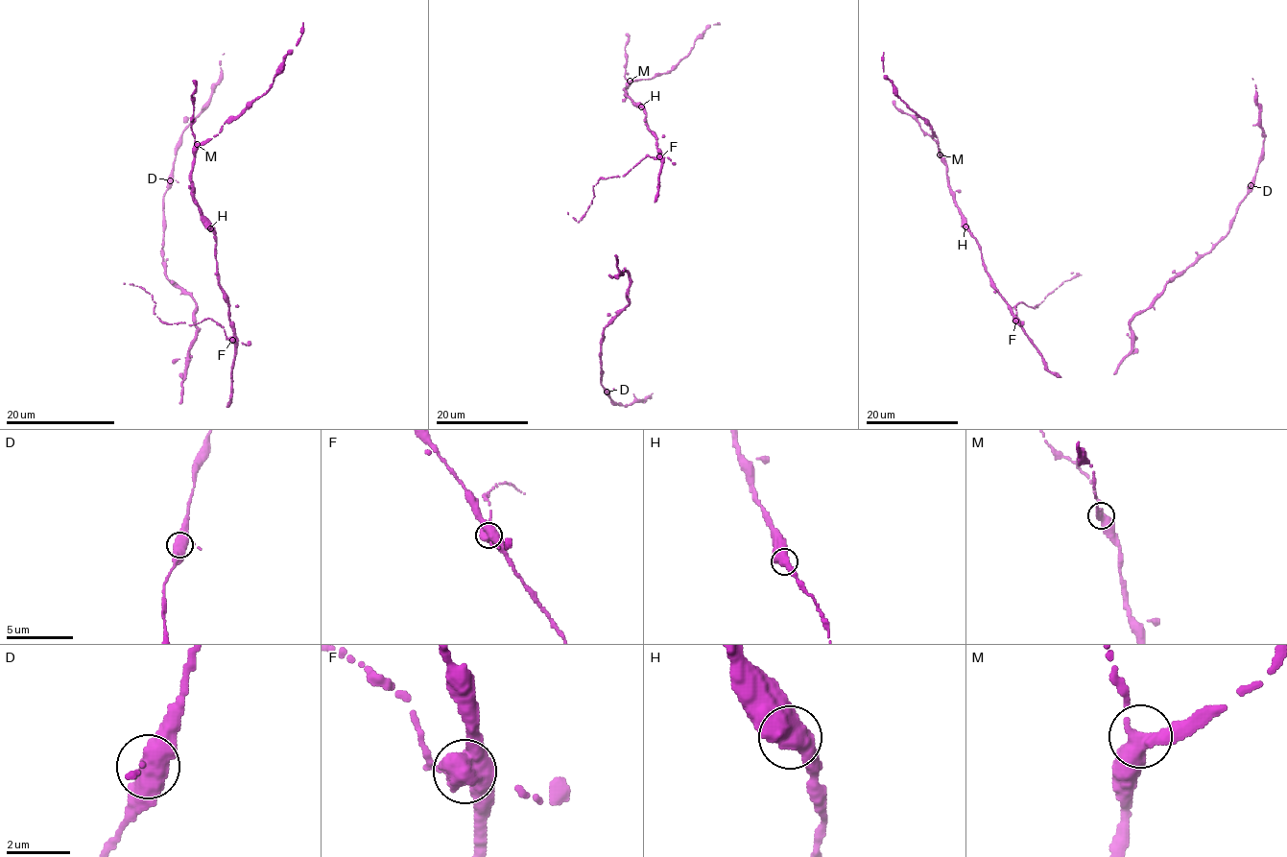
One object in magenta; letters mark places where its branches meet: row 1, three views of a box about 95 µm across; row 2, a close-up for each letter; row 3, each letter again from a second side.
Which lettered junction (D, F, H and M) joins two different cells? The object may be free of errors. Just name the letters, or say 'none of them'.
F

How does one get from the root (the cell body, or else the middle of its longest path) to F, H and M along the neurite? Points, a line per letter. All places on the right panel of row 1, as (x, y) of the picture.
F: (1061, 377), (1047, 368), (1041, 354), (1016, 321)
H: (1061, 377), (1047, 368), (1041, 354), (999, 293), (987, 271), (981, 246), (965, 226)
M: (1061, 377), (1047, 368), (987, 271), (981, 246), (956, 205), (945, 160), (940, 154)

